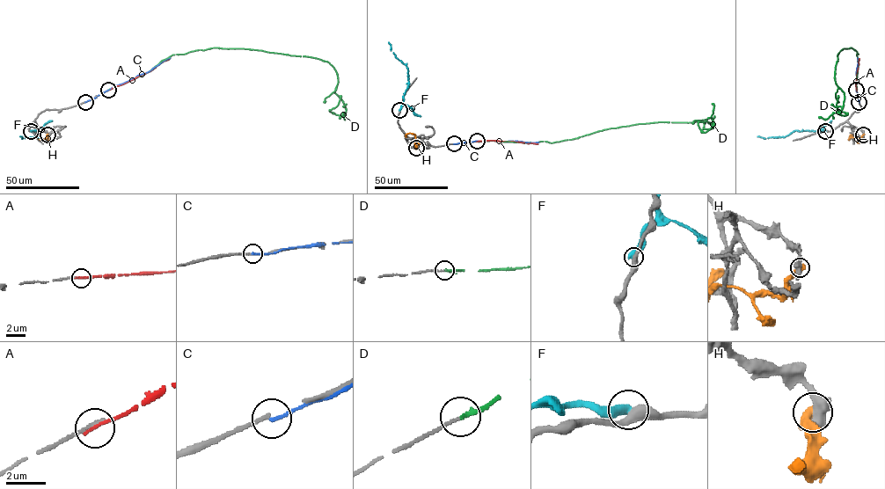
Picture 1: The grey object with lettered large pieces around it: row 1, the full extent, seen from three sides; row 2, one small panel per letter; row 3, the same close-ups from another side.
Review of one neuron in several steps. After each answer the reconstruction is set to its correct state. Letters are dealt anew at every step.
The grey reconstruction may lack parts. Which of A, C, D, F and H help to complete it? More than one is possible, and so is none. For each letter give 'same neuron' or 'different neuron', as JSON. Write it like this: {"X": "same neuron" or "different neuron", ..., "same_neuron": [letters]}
{"A": "different neuron", "C": "different neuron", "D": "same neuron", "F": "different neuron", "H": "different neuron", "same_neuron": ["D"]}

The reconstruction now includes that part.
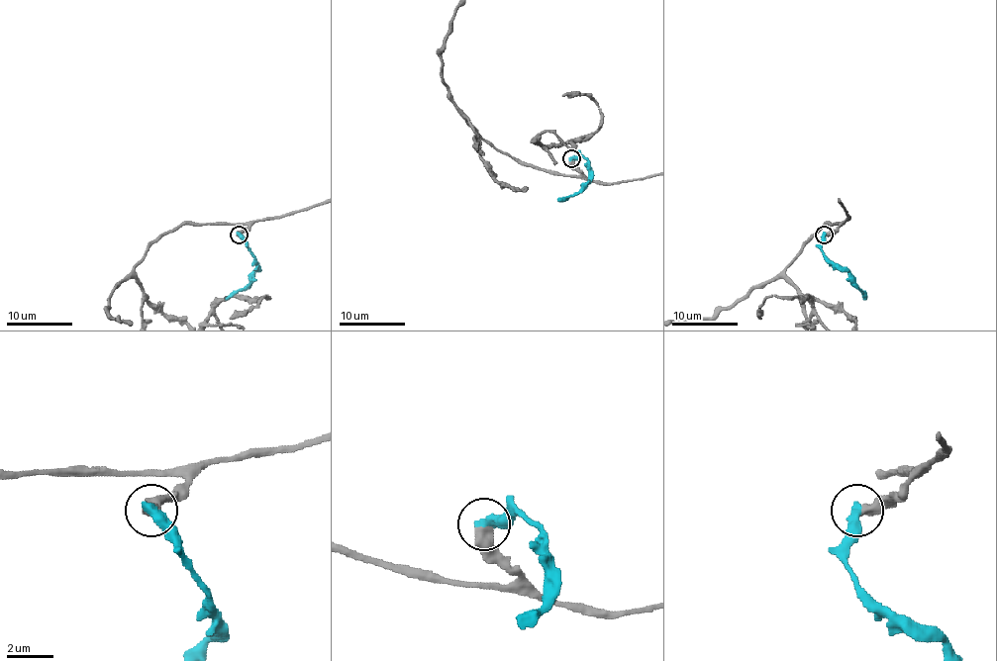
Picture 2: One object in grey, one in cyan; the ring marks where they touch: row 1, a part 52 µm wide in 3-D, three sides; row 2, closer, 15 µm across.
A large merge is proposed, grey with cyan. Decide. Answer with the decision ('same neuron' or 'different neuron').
same neuron

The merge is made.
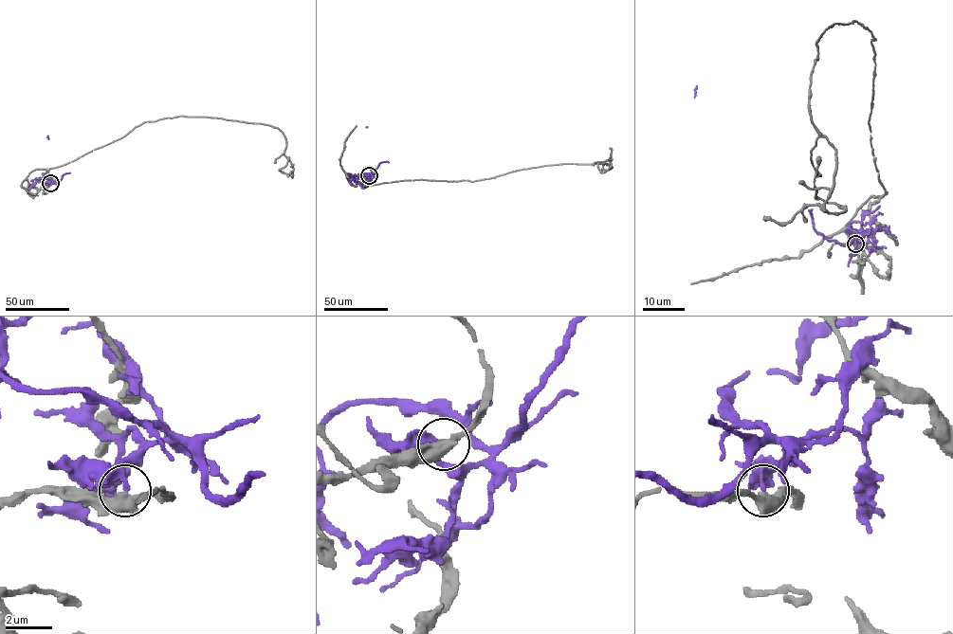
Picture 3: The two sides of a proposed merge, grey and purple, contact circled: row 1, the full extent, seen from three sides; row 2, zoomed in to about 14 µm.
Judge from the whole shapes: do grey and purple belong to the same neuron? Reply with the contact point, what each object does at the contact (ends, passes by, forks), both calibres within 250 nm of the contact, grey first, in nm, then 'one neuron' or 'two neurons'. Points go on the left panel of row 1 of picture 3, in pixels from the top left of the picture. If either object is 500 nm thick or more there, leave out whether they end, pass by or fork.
(50, 183) | grey passes by | purple ends | 480/280 nm | two neurons

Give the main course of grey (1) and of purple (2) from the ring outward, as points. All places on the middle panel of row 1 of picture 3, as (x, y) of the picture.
1: (369, 175), (345, 172), (374, 185), (607, 165)
2: (369, 175), (371, 176), (384, 161), (366, 127)

